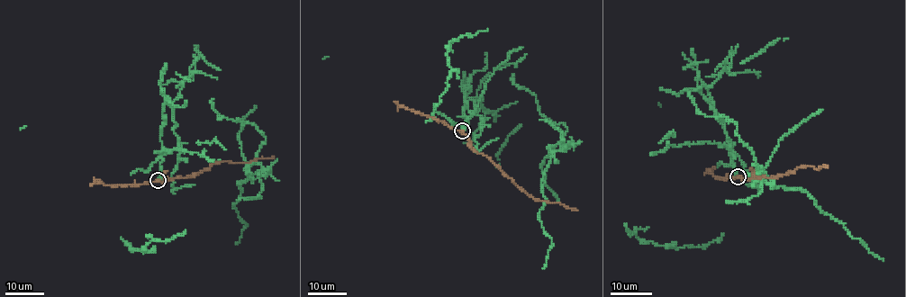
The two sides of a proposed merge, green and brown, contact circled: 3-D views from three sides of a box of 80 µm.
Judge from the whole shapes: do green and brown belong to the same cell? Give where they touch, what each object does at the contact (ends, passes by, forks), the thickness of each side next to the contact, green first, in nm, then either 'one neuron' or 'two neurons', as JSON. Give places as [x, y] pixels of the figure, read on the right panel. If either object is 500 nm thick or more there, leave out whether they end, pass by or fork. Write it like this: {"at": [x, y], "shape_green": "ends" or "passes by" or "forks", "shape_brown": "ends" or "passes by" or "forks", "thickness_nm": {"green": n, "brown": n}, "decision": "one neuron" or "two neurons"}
{"at": [738, 176], "shape_green": "ends", "shape_brown": "passes by", "thickness_nm": {"green": 480, "brown": 360}, "decision": "two neurons"}

